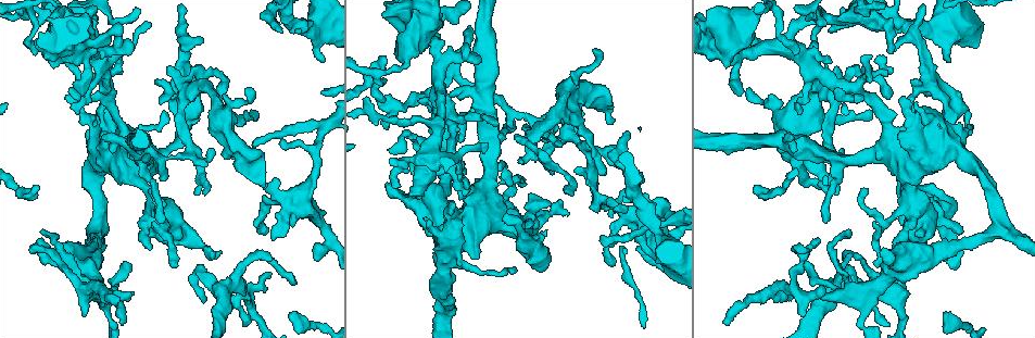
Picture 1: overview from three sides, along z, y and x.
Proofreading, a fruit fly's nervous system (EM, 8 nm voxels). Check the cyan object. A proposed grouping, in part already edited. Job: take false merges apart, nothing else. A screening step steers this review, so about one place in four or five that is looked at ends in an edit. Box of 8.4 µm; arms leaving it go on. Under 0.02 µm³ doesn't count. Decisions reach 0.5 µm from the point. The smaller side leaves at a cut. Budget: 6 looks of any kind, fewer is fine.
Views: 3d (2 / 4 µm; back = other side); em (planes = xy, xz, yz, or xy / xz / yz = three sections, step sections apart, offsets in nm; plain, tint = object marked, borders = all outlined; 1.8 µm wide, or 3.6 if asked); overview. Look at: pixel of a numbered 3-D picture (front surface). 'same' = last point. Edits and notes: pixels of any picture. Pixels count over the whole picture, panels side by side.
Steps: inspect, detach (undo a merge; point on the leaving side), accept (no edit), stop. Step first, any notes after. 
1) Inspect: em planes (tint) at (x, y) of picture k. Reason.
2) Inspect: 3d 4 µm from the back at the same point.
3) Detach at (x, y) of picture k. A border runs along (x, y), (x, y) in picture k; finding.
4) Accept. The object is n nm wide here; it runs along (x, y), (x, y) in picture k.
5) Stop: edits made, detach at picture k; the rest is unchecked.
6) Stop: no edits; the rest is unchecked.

Inspect: 3d 4 µm at (916, 139) of picture 1. Sharp bend.

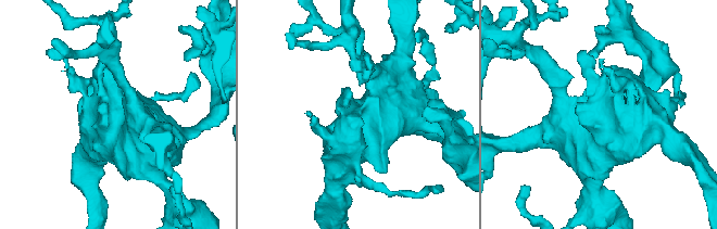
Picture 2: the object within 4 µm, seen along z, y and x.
Inspect: em planes (tint) at (605, 110) of picture 2.

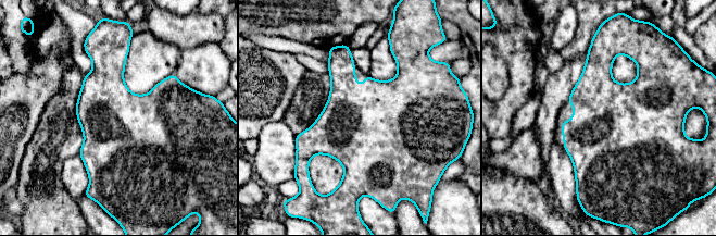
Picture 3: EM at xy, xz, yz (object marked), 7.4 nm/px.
Accept. One cell here.

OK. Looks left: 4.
Inspect: em yz step 8 (tint) at (112, 326) of picture 1. Sharp bend.

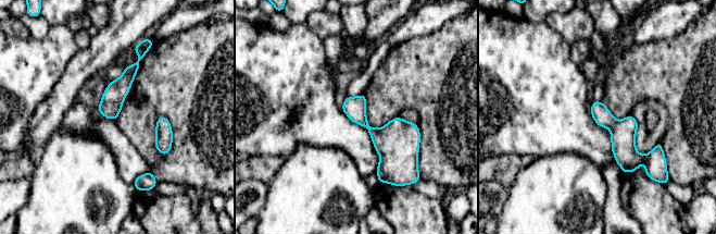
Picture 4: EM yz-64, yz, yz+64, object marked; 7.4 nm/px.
Accept. It runs along (594, 105), (638, 158), (653, 152) in picture 4; all the same cell.

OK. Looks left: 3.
Inspect: em 3.6 µm planes (tint) at (587, 101) of picture 1. Arms part here.

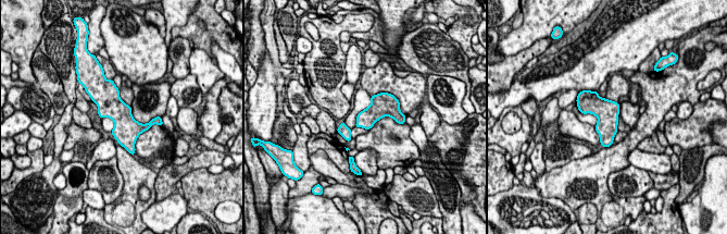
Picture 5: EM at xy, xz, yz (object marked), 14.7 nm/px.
Accept. One cell here.

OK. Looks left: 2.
Stop: no edits; the rest is unchecked.

